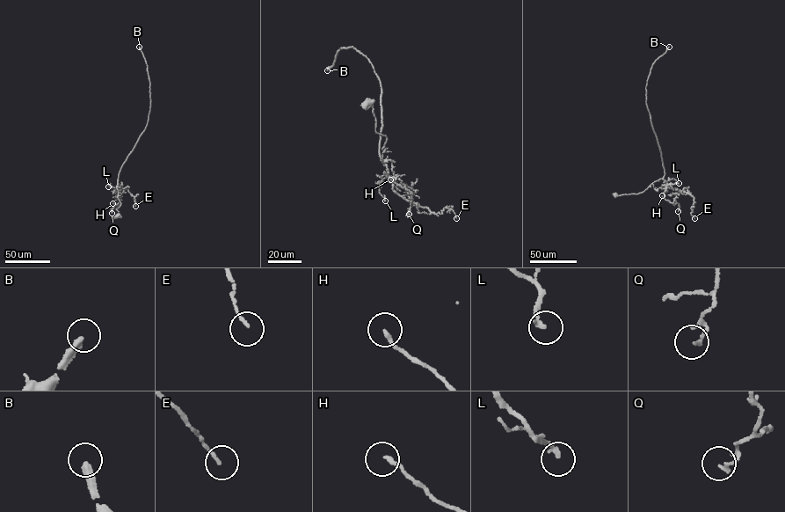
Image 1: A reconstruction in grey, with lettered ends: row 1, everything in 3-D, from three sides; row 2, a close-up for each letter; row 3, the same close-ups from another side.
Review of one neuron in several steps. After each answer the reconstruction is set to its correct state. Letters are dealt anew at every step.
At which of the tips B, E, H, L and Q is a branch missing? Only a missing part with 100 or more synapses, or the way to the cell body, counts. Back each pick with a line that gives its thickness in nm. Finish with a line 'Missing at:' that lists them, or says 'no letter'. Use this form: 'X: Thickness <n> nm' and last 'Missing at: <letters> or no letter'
B: Thickness 280 nm
Missing at: B

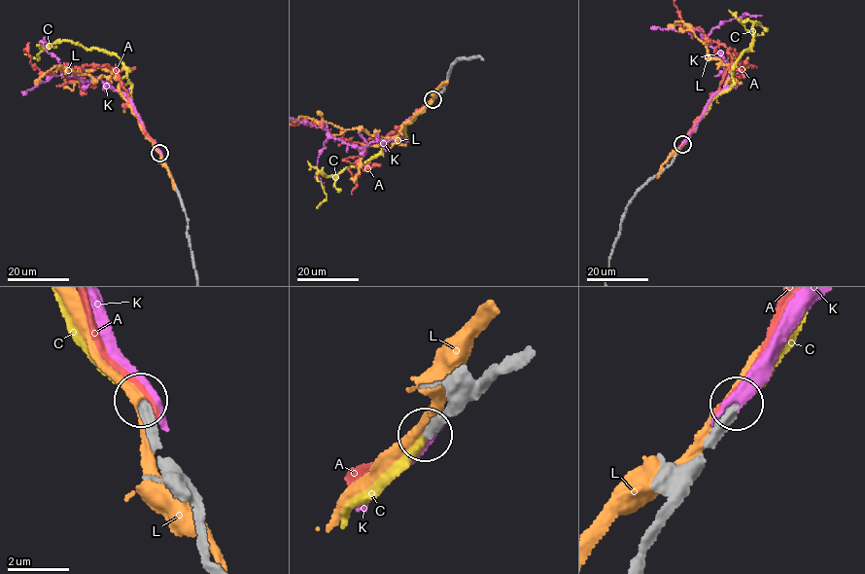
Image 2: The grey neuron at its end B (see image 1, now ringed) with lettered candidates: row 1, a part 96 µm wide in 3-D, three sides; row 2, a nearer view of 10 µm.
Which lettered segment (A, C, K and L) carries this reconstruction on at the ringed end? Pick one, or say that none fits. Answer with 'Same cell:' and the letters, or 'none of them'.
Same cell: C

